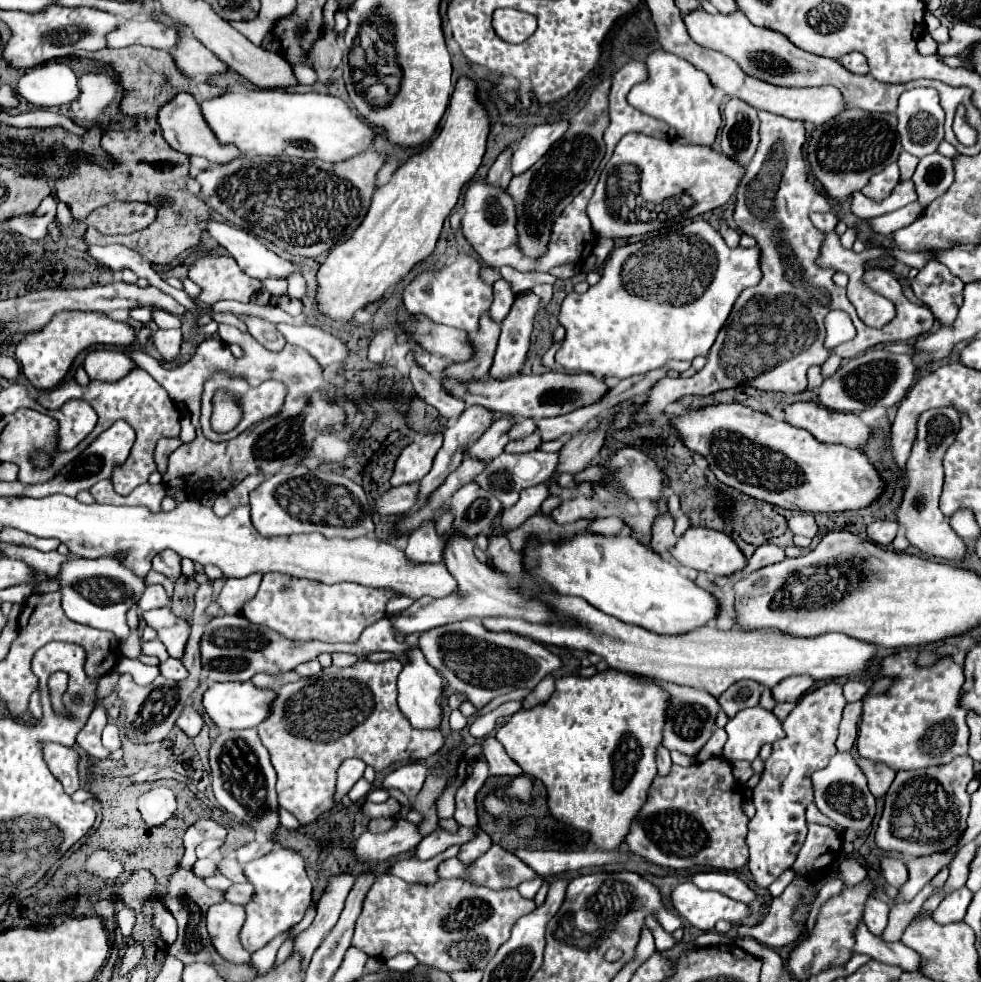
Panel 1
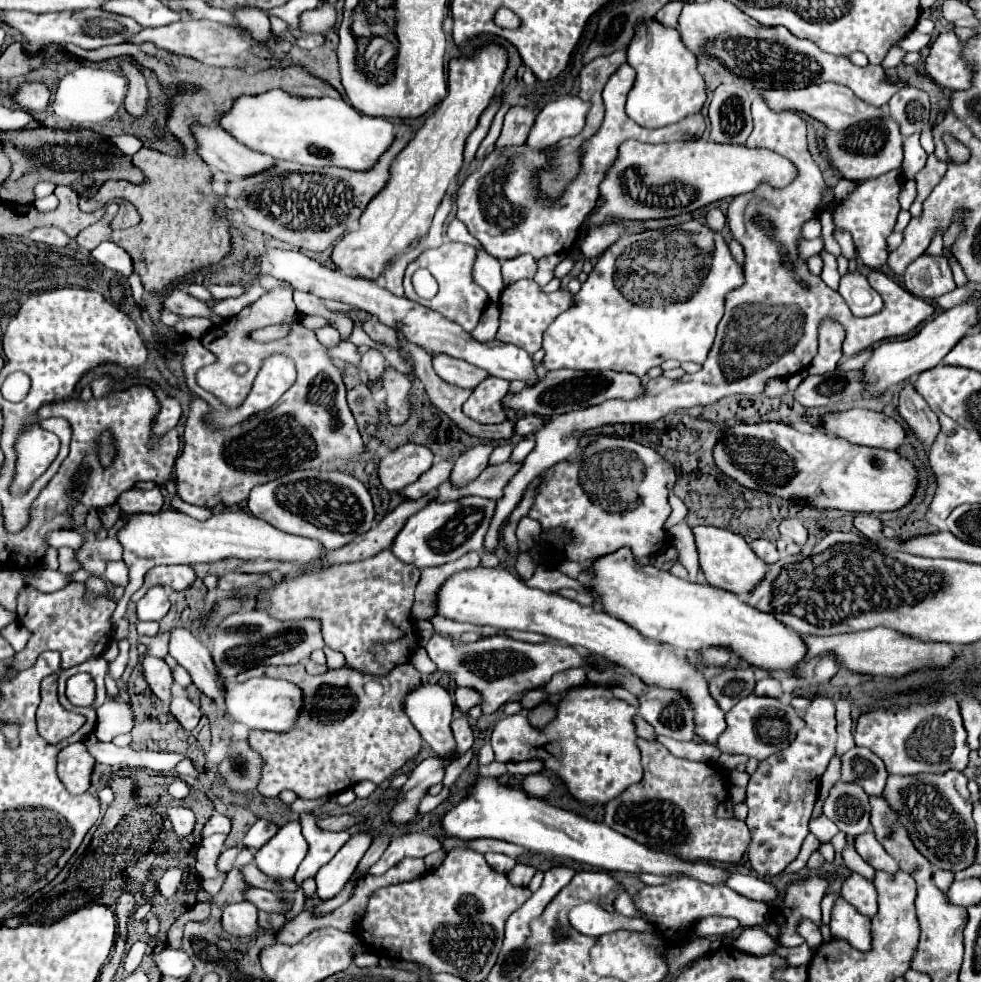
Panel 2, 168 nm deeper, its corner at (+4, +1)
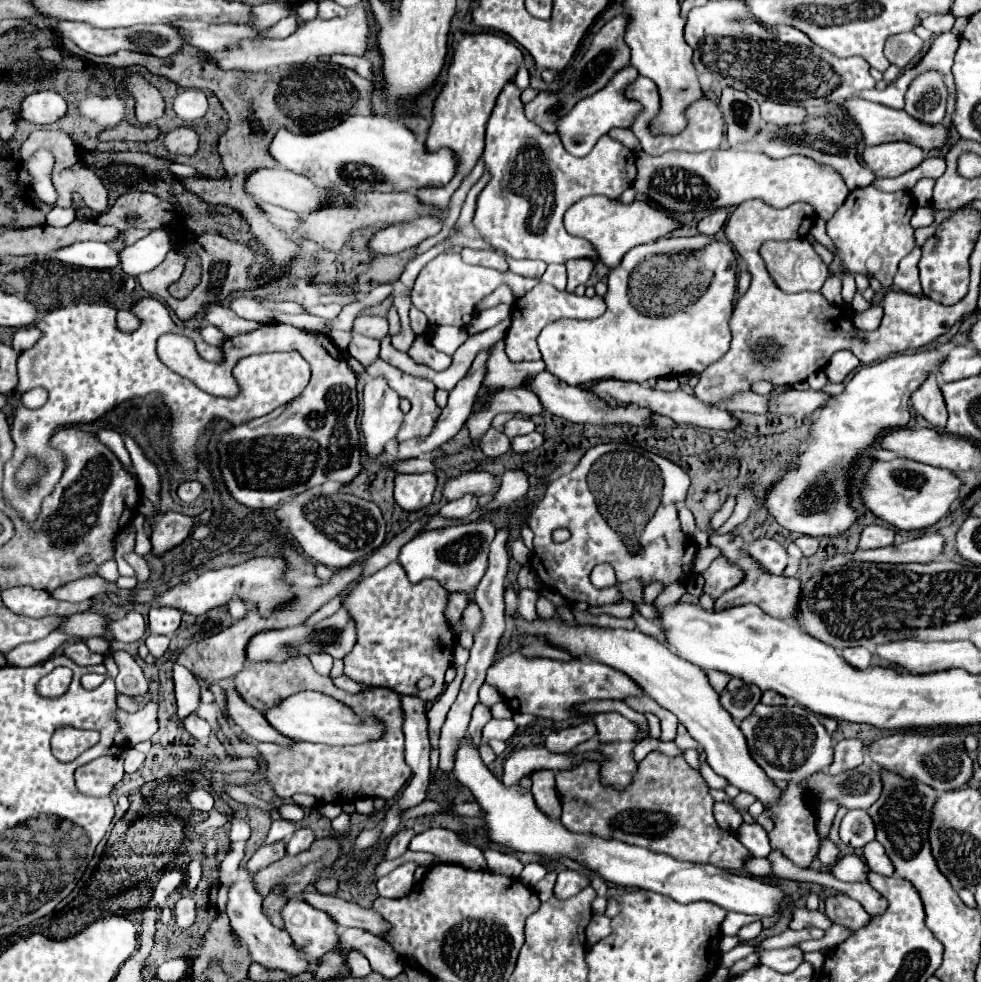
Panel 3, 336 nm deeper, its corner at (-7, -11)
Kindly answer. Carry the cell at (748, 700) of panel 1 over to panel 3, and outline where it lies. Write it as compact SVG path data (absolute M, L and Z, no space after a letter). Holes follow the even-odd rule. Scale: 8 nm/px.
M732 678L724 692L720 694L720 704L728 710L728 714L734 718L736 724L740 724L746 716L752 714L754 706L760 702L762 690L754 684L746 684L742 680Z

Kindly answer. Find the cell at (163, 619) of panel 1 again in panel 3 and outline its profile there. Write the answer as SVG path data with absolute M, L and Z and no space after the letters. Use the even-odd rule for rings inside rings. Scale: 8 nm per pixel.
M226 688L226 696L228 696L228 714L230 718L256 742L272 742L272 744L280 744L280 746L292 746L294 740L288 740L288 736L280 736L280 732L276 732L276 728L268 726L268 720L264 720L264 714L254 710L252 706L248 706L238 692L232 688Z

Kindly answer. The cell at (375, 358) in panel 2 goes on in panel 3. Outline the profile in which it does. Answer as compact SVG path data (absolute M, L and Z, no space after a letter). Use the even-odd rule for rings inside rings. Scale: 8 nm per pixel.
M370 378L364 386L362 434L368 458L378 458L386 444L396 440L402 426L404 412L400 410L400 396L390 390L384 378Z

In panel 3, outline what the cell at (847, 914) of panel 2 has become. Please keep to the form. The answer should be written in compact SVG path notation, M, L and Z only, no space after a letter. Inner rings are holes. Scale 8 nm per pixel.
M836 894L836 896L828 896L826 898L826 910L824 914L834 922L834 924L842 924L846 928L850 928L852 932L856 932L858 928L866 926L870 916L866 914L866 910L852 900L846 894Z

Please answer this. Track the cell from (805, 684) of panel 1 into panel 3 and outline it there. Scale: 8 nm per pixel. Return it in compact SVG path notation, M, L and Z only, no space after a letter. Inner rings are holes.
M862 646L846 648L846 650L842 650L842 656L844 656L852 666L856 666L856 668L860 668L860 670L868 668L868 666L870 666L870 660L872 660L872 654L870 654L866 648L862 648Z

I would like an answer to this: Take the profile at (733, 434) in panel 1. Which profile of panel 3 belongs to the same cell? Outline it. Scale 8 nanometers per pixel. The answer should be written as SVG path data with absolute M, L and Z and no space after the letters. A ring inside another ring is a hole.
M896 458L890 462L874 462L862 484L862 498L866 508L878 518L900 530L922 530L944 518L954 500L960 498L962 478L952 470L934 468L908 458Z

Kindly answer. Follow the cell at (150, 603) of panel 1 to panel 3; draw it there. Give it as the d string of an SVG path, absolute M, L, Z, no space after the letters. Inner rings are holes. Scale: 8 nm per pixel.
M154 604L150 608L150 618L148 618L148 628L152 634L166 634L172 636L180 626L180 610L176 608L164 608Z

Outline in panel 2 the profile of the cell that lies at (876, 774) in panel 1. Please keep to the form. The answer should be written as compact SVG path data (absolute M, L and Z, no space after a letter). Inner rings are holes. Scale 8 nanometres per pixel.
M851 748L841 756L841 780L855 782L865 788L869 796L883 794L887 782L887 770L883 760L879 760L869 748Z

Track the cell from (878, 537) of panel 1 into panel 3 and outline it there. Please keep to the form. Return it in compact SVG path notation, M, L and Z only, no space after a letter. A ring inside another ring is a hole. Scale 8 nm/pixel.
M866 526L862 530L858 548L882 548L894 542L894 530L884 526Z

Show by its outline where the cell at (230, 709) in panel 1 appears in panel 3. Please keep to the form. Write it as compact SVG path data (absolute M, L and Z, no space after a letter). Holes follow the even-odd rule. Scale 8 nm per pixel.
M298 692L286 700L282 700L276 708L264 712L266 720L284 736L302 740L302 742L322 742L330 746L342 746L342 744L364 744L378 740L384 736L386 728L376 716L356 716L352 708L342 704L340 700L334 700L322 692Z

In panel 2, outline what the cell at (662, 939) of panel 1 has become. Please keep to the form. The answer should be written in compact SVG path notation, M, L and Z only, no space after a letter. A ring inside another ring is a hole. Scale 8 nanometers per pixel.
M621 892L621 894L617 896L617 900L615 900L613 906L615 906L617 912L623 914L623 916L631 916L631 918L635 916L635 918L645 918L645 920L647 920L647 916L643 916L643 914L637 912L637 908L635 908L635 904L633 904L633 898L631 898L627 892Z

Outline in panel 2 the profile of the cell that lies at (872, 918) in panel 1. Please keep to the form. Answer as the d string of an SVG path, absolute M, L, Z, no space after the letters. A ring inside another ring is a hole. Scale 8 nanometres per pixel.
M851 874L843 884L843 898L857 908L863 916L873 918L877 914L877 890L859 874Z

